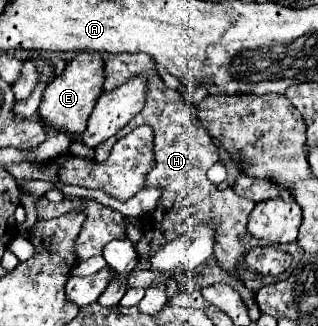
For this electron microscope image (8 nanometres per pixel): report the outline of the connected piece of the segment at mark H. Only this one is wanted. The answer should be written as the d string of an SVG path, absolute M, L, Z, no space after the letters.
M136 53L136 55L104 55L106 59L106 83L104 91L112 91L126 83L132 77L146 79L146 103L144 109L120 131L120 137L130 133L134 127L148 123L154 129L154 167L146 175L144 187L158 187L162 189L162 195L158 199L158 205L154 211L144 215L142 225L142 239L134 245L136 253L142 259L150 259L164 243L170 243L172 239L194 231L196 225L208 223L214 227L214 259L224 267L226 271L234 271L238 265L238 257L248 253L248 247L264 245L262 241L254 239L246 231L248 215L254 207L250 199L244 199L236 193L222 193L216 189L214 183L208 181L206 171L218 161L218 149L212 143L210 135L204 131L204 127L198 125L196 109L192 109L184 103L184 99L174 91L168 89L162 79L158 65L150 55Z

